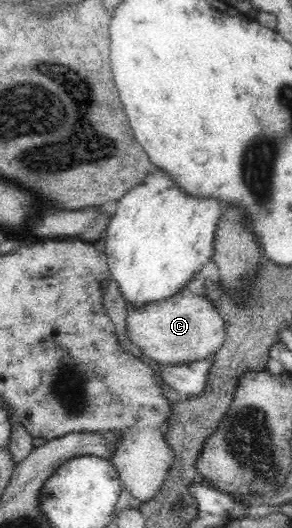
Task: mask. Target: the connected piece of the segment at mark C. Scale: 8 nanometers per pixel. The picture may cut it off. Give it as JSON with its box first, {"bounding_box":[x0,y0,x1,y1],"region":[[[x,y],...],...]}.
{"bounding_box":[127,288,225,363],"region":[[[186,288],[172,296],[144,306],[128,306],[127,333],[134,346],[157,363],[181,363],[209,359],[220,350],[225,340],[222,317],[206,297],[190,293]]]}

